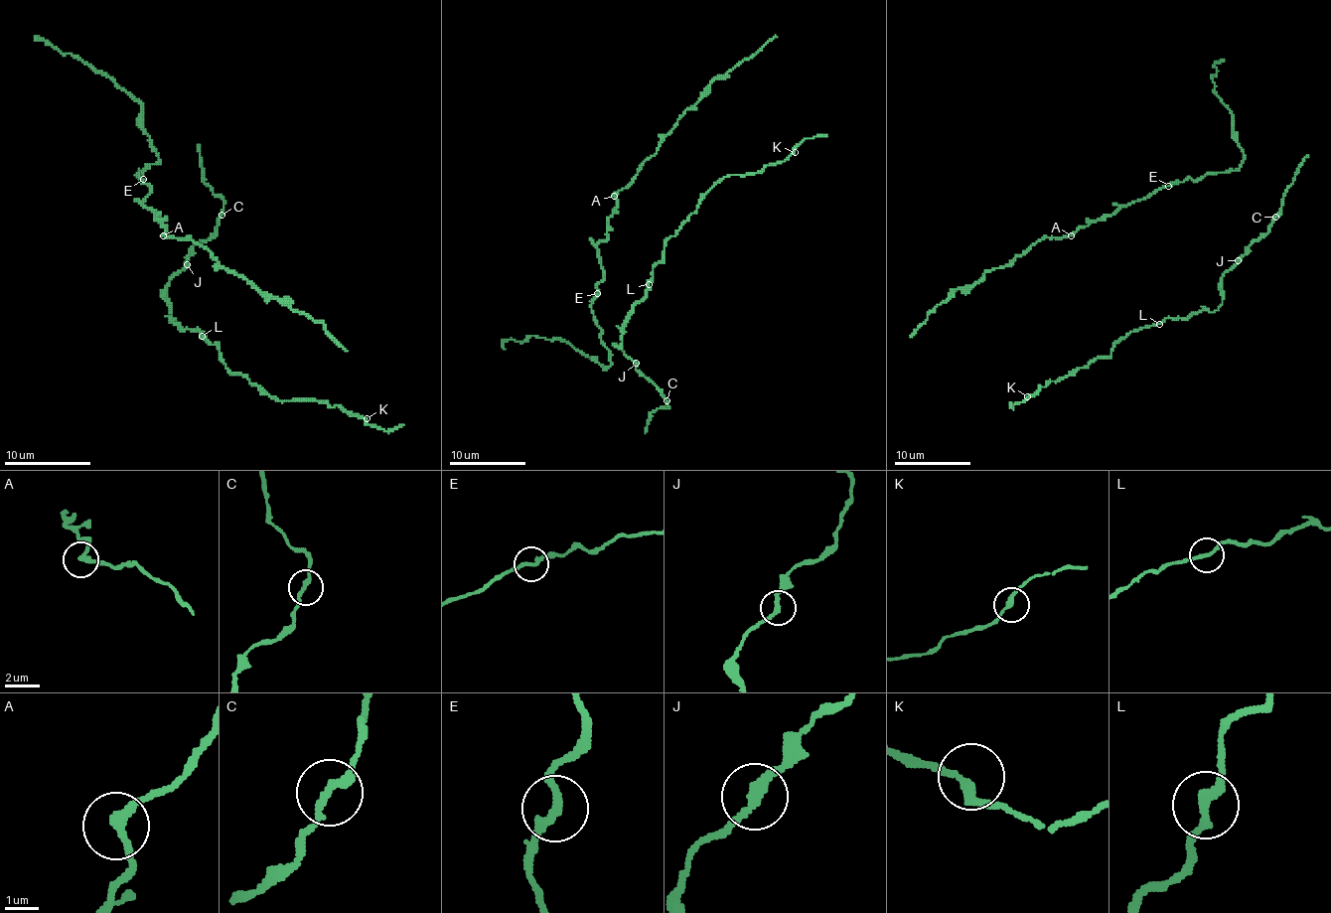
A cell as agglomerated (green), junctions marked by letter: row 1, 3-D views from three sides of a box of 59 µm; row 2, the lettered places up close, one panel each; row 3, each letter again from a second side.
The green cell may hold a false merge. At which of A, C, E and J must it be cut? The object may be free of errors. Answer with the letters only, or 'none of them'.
none of them

